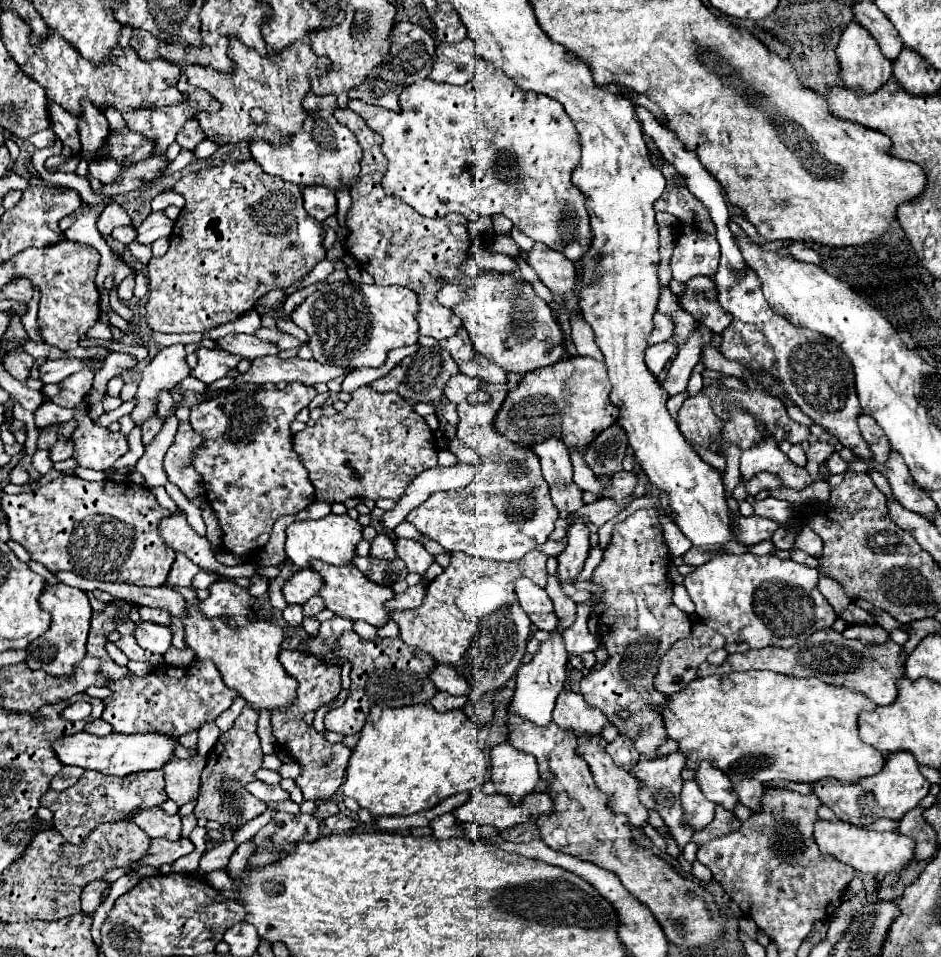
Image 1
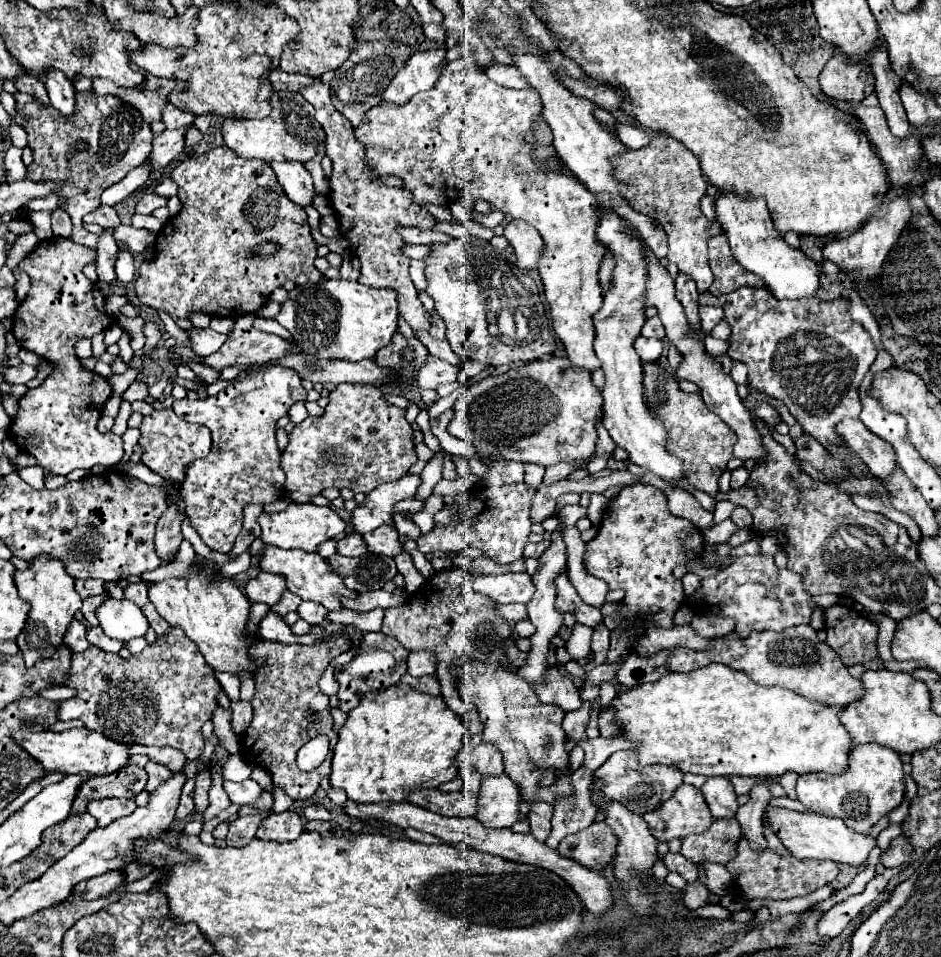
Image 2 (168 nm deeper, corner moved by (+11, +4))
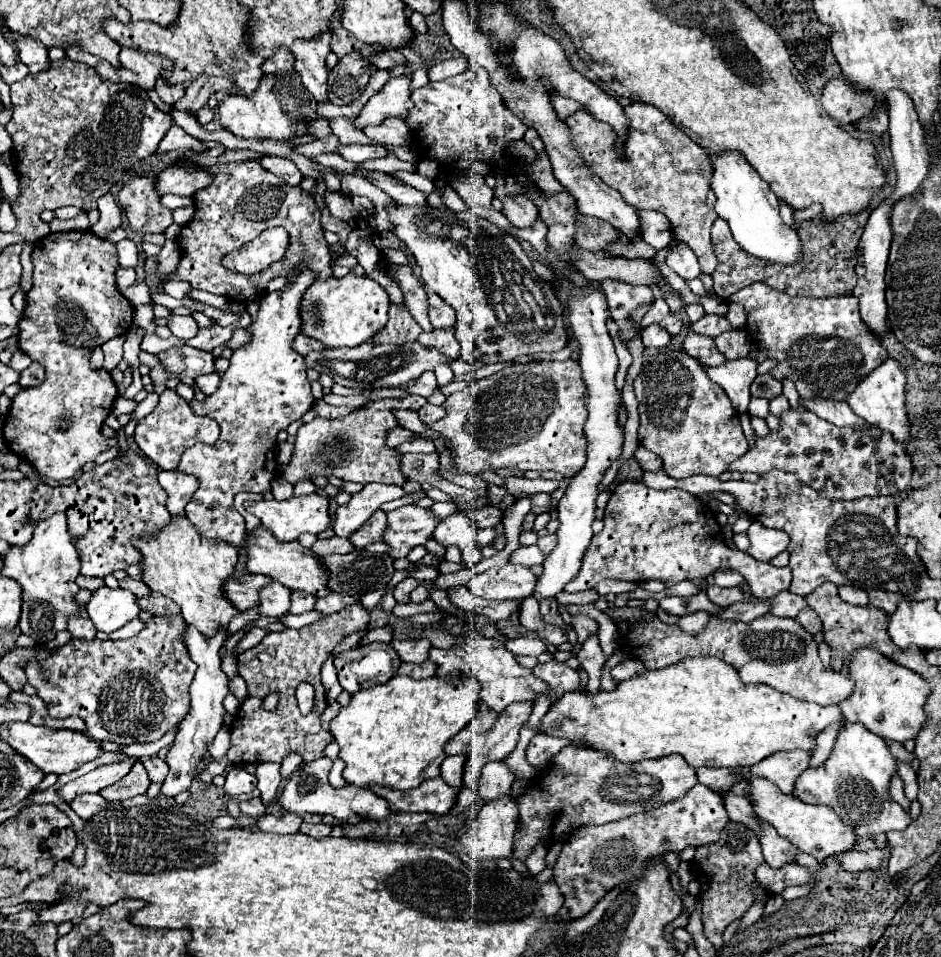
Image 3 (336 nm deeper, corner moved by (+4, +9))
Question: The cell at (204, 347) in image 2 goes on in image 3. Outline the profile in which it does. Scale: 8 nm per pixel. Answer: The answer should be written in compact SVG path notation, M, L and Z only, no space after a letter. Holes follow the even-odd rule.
M170 315L166 327L170 329L170 333L178 339L192 339L198 333L198 325L196 321L188 315L188 317L180 317L180 315Z

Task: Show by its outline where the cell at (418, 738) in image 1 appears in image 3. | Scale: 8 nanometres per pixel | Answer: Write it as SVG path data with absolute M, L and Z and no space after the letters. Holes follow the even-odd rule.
M450 673L450 677L428 677L428 679L412 679L412 677L402 677L402 675L394 675L388 683L384 685L376 685L376 687L370 687L366 691L358 691L358 693L352 693L352 699L346 707L340 709L340 713L330 721L330 733L334 737L334 741L338 743L340 747L340 753L338 757L346 763L344 767L344 779L352 785L358 785L358 787L368 787L368 785L380 785L380 787L390 787L390 789L400 789L400 791L406 791L406 789L414 789L416 785L420 785L424 779L430 779L430 777L436 777L440 775L440 763L446 759L446 753L444 753L444 743L454 737L460 729L464 729L472 719L474 715L478 713L478 701L480 701L480 685L478 681L474 681L474 677L460 677L460 673Z

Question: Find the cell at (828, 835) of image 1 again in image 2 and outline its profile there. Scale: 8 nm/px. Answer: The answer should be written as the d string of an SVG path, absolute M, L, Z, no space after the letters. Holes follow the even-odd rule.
M771 806L765 808L765 814L767 814L767 822L773 826L783 846L795 858L829 858L847 866L865 866L869 852L875 848L875 840L871 836L851 830L839 818L829 818L813 812L793 812Z

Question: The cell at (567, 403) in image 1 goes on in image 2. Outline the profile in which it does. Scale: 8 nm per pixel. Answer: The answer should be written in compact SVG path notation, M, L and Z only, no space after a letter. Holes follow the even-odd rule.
M547 356L535 362L527 362L521 368L511 368L505 374L483 378L481 382L469 386L465 396L455 402L455 418L447 430L457 438L469 440L479 456L533 462L547 468L557 462L585 460L595 452L601 404L601 392L593 384L589 370L579 370L579 366L573 366L567 356Z

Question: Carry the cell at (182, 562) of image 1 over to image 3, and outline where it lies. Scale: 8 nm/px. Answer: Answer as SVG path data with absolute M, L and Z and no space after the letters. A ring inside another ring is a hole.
M178 469L174 471L160 471L158 483L168 493L168 511L172 515L184 515L184 507L198 489L198 479L194 475L186 475Z

